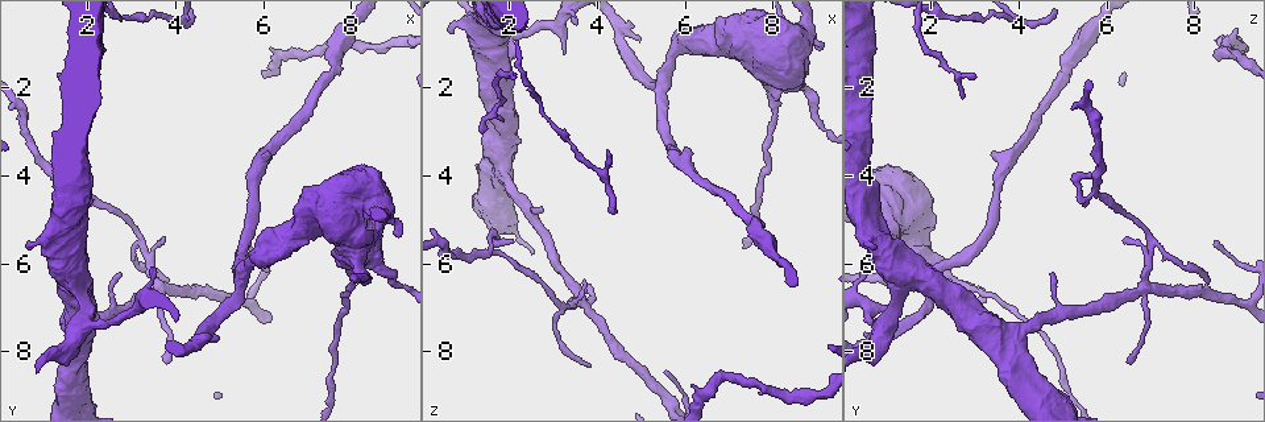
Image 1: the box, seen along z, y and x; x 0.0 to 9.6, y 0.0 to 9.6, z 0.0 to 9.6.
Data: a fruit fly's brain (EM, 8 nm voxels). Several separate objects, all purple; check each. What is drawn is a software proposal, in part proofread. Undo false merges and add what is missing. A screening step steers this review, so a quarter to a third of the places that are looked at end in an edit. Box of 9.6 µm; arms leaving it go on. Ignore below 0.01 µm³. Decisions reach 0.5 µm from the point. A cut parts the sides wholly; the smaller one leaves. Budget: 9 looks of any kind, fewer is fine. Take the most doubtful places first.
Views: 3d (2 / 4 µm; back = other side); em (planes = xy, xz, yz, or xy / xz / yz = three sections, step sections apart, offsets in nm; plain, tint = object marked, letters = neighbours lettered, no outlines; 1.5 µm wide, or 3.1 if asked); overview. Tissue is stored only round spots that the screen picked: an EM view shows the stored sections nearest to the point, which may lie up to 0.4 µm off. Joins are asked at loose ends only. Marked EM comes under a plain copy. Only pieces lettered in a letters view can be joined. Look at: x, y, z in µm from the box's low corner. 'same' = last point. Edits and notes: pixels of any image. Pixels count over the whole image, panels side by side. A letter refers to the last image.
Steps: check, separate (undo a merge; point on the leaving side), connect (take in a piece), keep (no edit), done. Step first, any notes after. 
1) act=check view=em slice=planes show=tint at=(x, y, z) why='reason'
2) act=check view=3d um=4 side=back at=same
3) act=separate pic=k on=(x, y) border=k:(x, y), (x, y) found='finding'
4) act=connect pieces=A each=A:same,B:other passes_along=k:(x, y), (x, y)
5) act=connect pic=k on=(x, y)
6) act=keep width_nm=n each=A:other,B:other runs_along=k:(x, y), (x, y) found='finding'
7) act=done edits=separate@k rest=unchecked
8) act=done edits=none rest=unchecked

act=check view=em slice=xy step=8 show=tint at=(3.65, 6.55, 6.85) why='four or more arms meet'

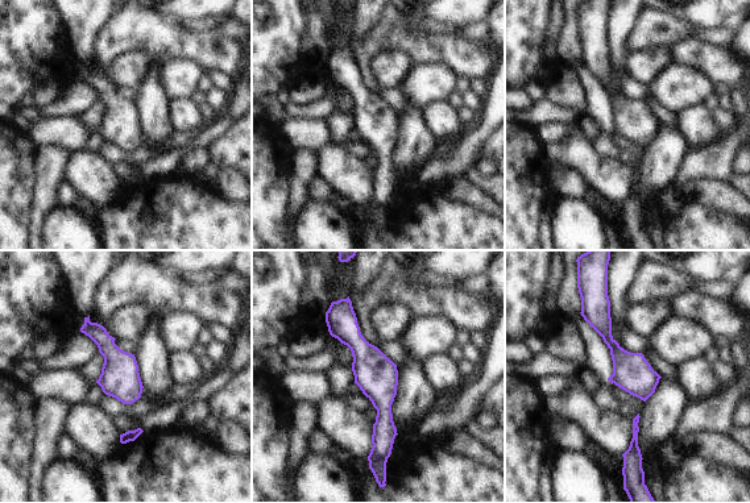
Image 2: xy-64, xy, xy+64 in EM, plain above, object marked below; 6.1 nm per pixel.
act=check view=em slice=planes show=tint at=same

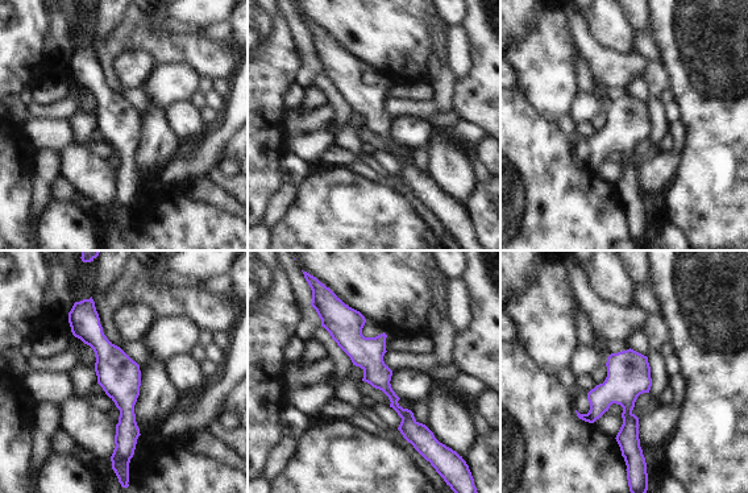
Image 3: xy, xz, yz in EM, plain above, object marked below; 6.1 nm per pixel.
act=check view=em slice=planes show=letters at=same why='see the neighbours'

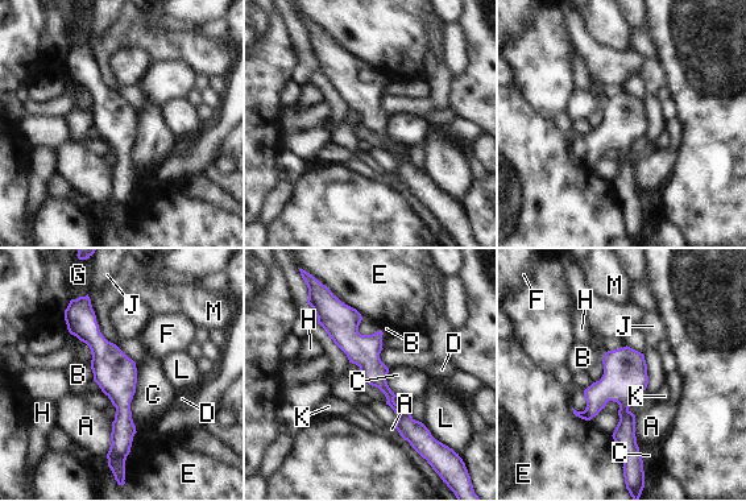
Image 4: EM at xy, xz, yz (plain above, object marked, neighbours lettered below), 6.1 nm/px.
act=keep each=A:other,B:other,C:other,D:other,E:other,F:other,G:other,H:other,J:other,K:other,L:other,M:other border=4:(135, 364), (131, 418), (136, 431) found='all the same cell'

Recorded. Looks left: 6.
act=check view=3d um=4 at=(1.35, 1.80, 3.10) why='free end'

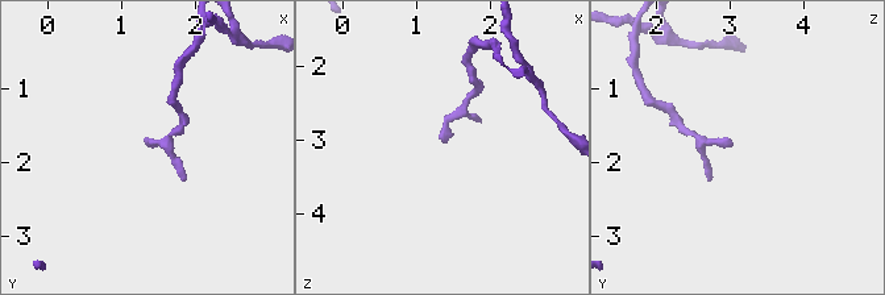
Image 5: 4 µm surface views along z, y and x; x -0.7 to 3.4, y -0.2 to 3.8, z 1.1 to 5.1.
act=check view=em slice=xz step=4 show=letters at=(1.40, 1.75, 3.05)

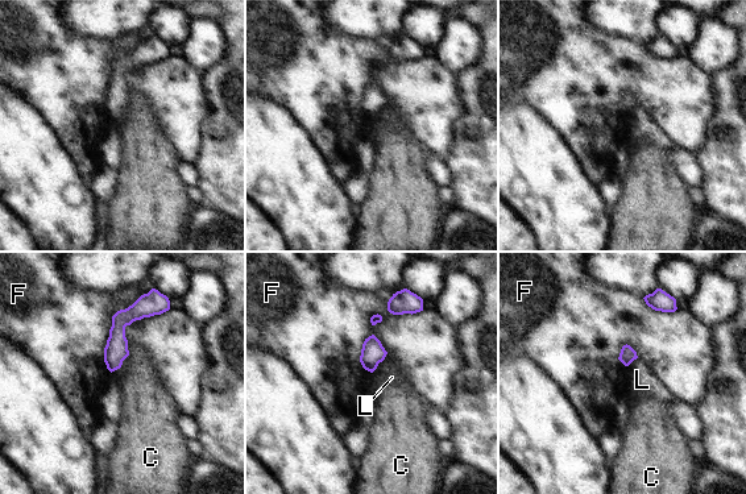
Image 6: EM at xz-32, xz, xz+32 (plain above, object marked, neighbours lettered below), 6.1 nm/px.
act=keep each=C:other,F:other,L:other border=6:(129, 324), (128, 356), (111, 372) found='none of them fits'

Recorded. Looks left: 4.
act=check view=em slice=planes show=letters at=(0.60, 5.65, 0.75) why='thick end'

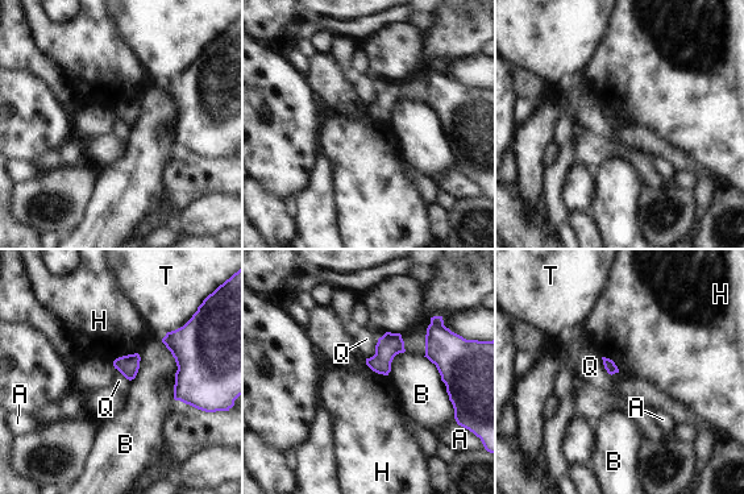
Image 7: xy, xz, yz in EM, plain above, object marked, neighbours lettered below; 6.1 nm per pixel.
act=keep longest_contact=B:380nm each=A:other,B:other,H:other,Q:other,T:other border=7:(137, 352), (119, 356), (112, 361) found='no lettered piece goes on from it'

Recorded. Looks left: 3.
act=check view=em slice=planes show=letters at=(1.85, 7.55, 3.80) why='sudden change in width'

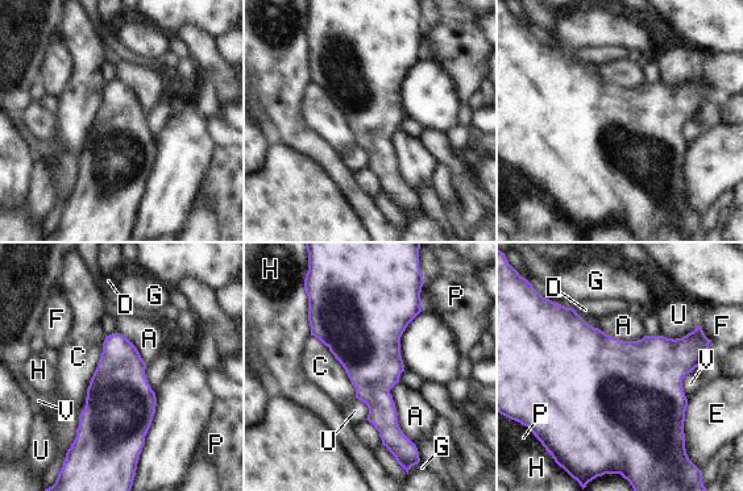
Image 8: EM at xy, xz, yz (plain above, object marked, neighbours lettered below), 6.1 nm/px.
act=keep width_nm=380 each=A:other,C:other,D:other,E:other,F:other,G:other,H:other,P:other,U:other,V:other found='continuous, no second cell'

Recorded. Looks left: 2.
act=done edits=none rest=unchecked

